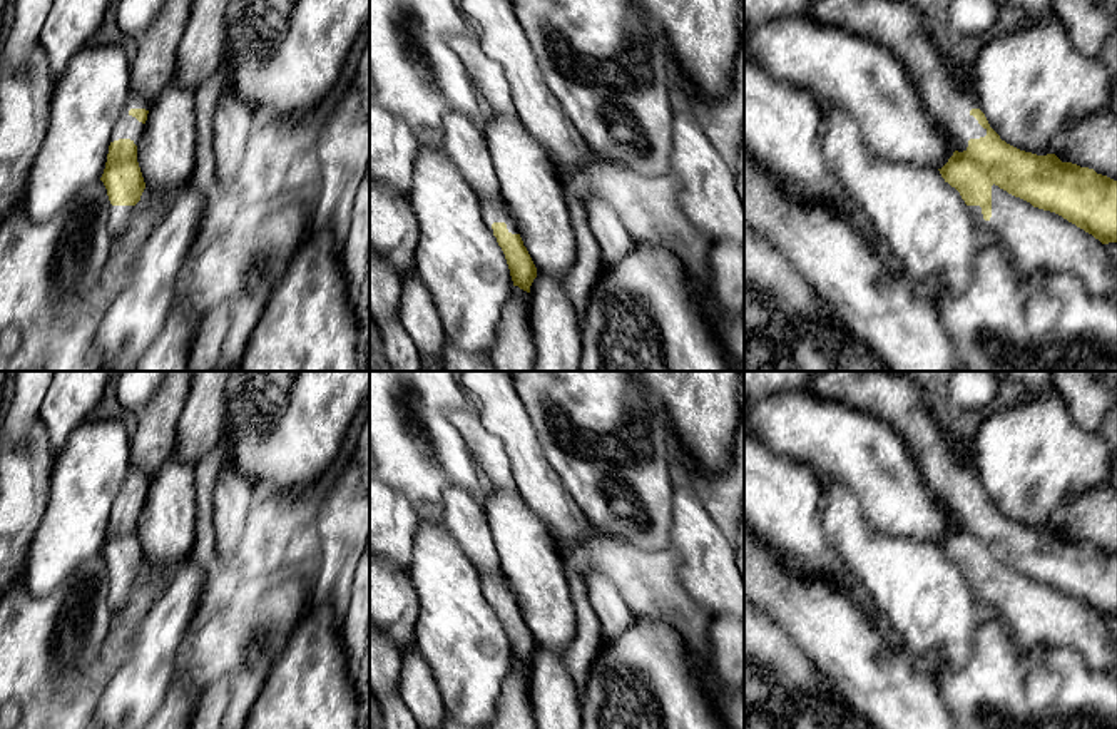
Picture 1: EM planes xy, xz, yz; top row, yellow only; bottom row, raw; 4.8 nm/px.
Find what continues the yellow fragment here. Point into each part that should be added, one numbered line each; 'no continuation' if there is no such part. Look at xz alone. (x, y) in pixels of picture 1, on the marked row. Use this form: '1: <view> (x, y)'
1: xz (492, 211)

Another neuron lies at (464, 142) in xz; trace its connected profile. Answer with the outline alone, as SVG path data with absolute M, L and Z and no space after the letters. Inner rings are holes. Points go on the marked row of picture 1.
M448 112L443 117L443 150L478 199L502 199L482 122L460 112Z

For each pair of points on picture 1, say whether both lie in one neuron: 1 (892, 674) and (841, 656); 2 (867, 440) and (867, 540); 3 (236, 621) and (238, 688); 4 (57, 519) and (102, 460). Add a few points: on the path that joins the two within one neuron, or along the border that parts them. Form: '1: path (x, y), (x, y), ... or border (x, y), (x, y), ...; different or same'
1: path (880, 674), (872, 674), (853, 656); same
2: border (845, 485), (872, 524), (902, 537); different
3: path (238, 637), (238, 671); same
4: path (72, 504), (81, 495), (87, 475); same

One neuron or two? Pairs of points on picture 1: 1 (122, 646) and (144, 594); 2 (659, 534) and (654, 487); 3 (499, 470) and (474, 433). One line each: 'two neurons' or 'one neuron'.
1: one neuron
2: one neuron
3: one neuron

